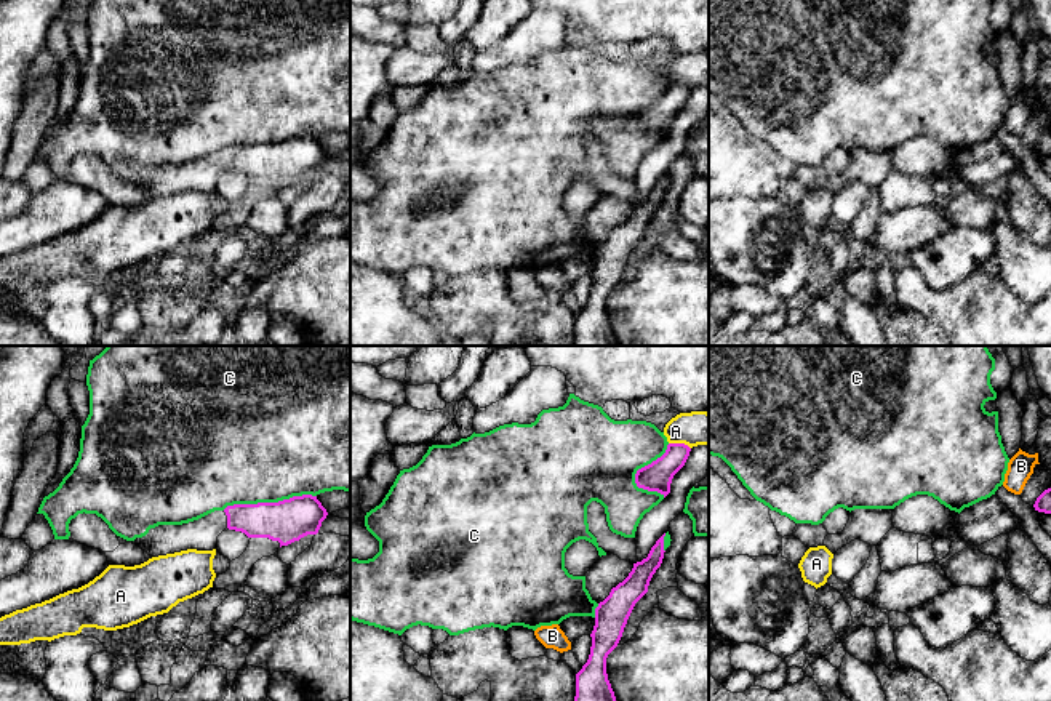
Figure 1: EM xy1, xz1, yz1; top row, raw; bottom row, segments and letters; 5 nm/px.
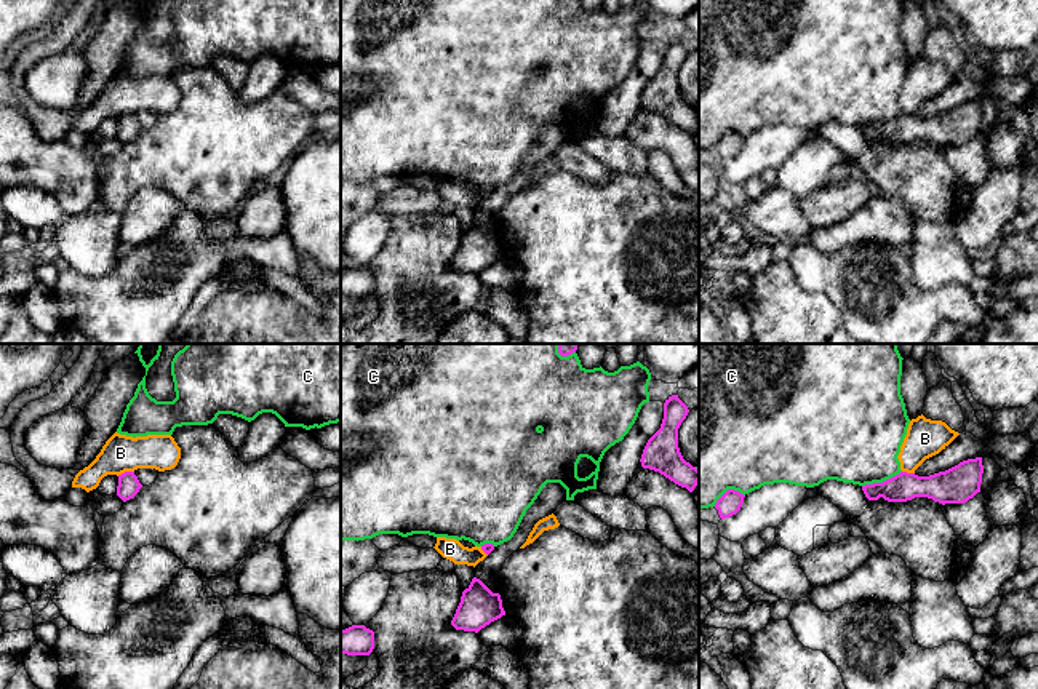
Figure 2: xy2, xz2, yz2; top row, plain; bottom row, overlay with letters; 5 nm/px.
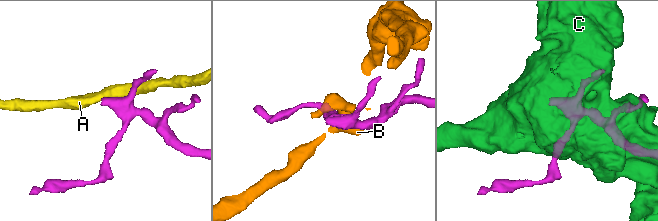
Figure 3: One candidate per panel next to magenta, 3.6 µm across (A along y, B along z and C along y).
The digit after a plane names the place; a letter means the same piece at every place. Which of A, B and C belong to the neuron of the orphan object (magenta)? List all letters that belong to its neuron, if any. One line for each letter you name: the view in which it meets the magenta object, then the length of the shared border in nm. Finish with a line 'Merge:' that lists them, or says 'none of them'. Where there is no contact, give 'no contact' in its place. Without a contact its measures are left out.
Merge: none of them

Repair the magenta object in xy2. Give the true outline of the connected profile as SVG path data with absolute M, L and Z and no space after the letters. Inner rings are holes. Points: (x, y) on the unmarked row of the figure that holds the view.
M125 114L125 115L118 117L117 137L123 144L133 141L139 134L141 129L142 129L142 126L139 125L134 114Z

